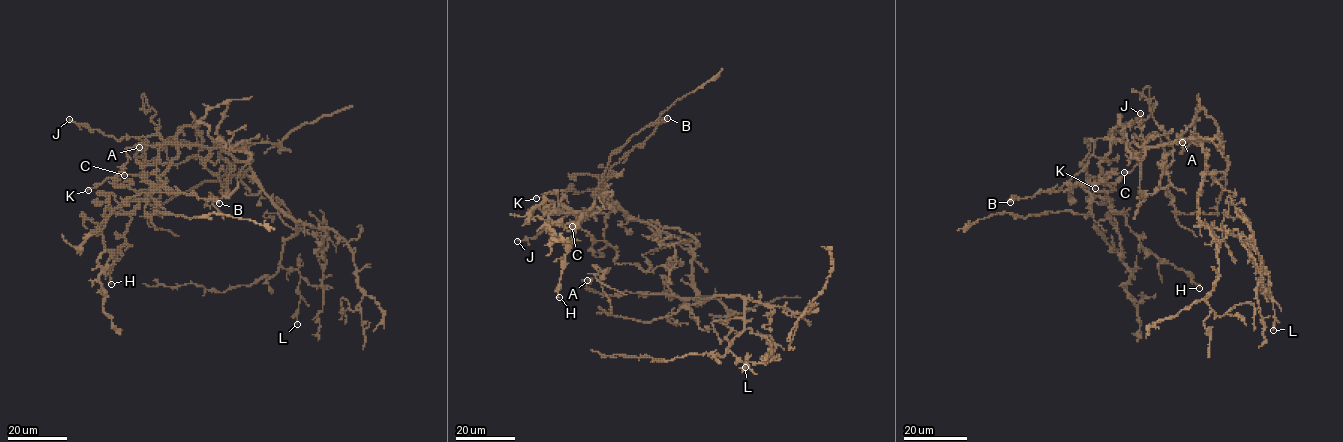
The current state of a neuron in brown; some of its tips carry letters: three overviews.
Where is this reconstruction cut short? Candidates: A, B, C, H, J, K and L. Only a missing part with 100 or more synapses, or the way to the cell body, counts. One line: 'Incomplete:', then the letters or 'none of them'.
Incomplete: none of them

